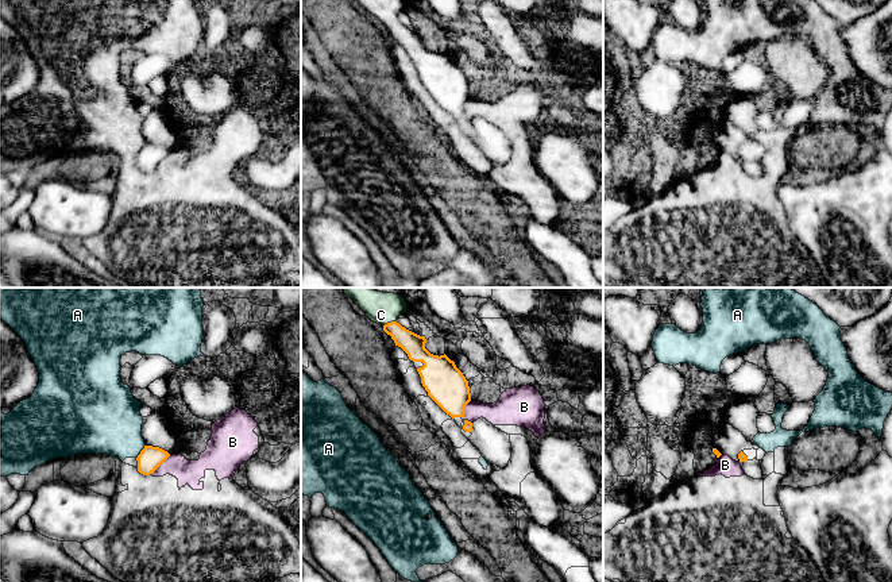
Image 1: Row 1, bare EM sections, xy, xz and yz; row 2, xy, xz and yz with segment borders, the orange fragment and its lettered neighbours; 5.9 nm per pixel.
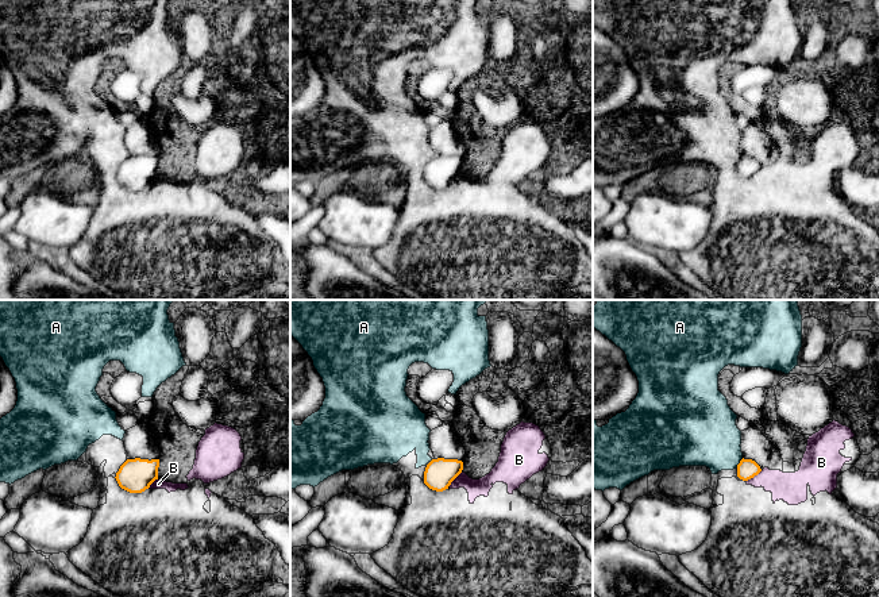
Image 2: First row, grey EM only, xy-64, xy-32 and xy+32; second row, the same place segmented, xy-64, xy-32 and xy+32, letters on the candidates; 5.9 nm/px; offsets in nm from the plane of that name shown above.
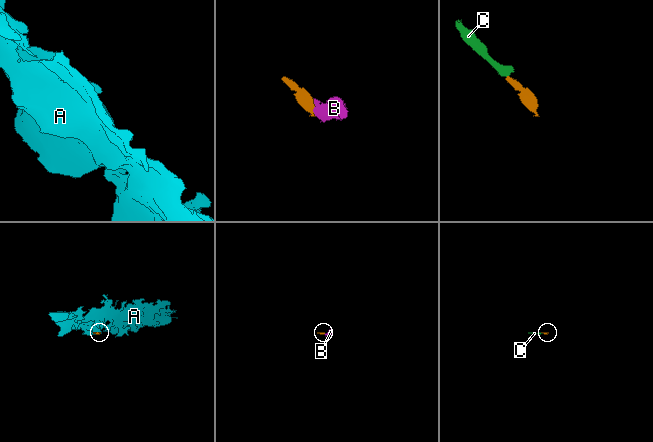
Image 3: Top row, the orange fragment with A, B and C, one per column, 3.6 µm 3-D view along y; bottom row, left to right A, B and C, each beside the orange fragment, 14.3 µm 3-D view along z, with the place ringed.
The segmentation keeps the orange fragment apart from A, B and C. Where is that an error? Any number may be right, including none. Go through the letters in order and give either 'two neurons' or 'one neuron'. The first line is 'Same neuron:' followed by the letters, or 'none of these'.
Same neuron: C
A: two neurons
B: two neurons
C: one neuron

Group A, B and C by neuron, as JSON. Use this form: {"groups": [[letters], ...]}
{"groups": [["A", "B"], ["C"]]}

